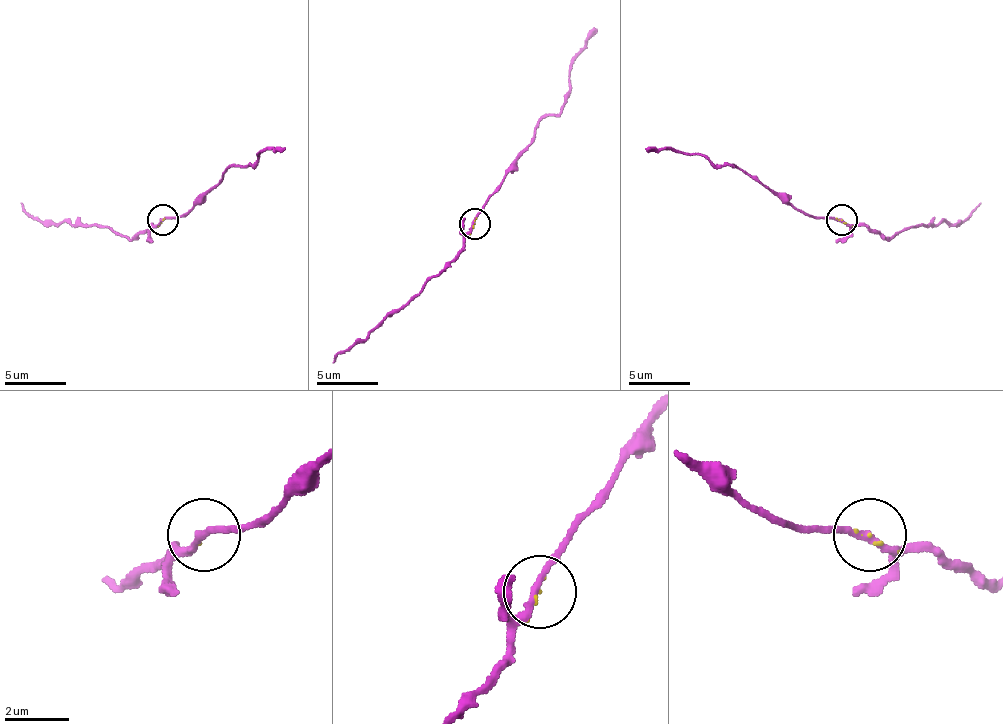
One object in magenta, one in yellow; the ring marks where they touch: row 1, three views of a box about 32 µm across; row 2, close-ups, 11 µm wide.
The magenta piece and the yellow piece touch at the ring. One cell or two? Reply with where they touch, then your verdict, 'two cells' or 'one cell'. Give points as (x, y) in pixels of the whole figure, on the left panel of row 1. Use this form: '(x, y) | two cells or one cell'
(162, 220) | one cell

